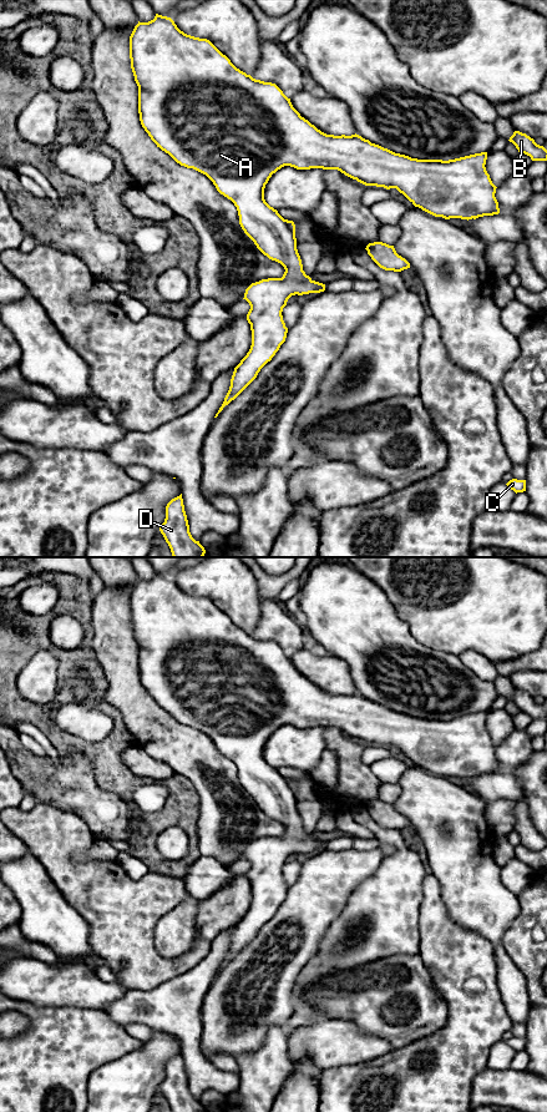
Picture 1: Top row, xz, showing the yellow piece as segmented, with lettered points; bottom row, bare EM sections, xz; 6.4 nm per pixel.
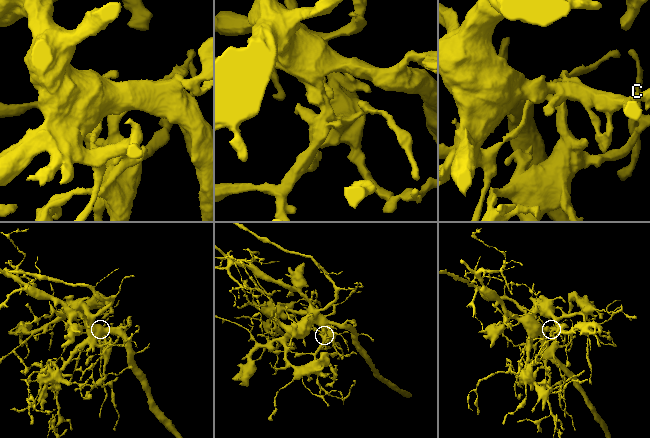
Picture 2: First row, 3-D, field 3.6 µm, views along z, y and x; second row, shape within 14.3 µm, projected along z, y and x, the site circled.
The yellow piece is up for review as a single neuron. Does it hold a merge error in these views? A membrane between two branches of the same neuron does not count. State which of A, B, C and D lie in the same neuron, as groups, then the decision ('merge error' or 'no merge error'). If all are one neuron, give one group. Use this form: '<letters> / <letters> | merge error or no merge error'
A B C D | no merge error

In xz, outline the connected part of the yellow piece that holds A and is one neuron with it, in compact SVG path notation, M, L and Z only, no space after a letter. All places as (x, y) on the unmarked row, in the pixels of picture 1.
M156 572L148 581L140 581L130 595L130 617L135 640L138 645L140 679L151 698L177 722L206 733L217 749L231 758L237 765L239 783L257 807L269 818L280 822L285 830L282 836L268 836L252 841L244 851L250 868L247 879L252 889L252 904L247 914L234 926L229 949L218 972L234 959L258 934L260 927L272 919L285 900L288 886L283 879L283 866L292 854L320 851L325 843L313 839L303 829L297 808L295 783L284 778L277 768L264 758L264 747L273 732L284 724L297 728L338 728L345 734L365 744L396 747L415 765L445 778L476 778L500 772L495 755L496 744L486 729L487 711L475 712L455 718L417 718L395 712L359 693L326 693L312 683L293 666L290 657L272 641L253 637L237 627L209 598L199 597L181 590L171 576Z

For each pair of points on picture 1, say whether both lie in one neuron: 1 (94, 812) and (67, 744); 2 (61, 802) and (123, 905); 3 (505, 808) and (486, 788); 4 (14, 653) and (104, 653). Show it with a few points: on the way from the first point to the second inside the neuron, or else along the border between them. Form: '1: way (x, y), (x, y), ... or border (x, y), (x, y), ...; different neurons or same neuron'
1: border (62, 756), (85, 756), (92, 763), (94, 773); different neurons
2: border (47, 803), (75, 813), (91, 829); different neurons
3: border (515, 800), (492, 799), (486, 803); different neurons
4: border (94, 625), (90, 640), (92, 661); different neurons

